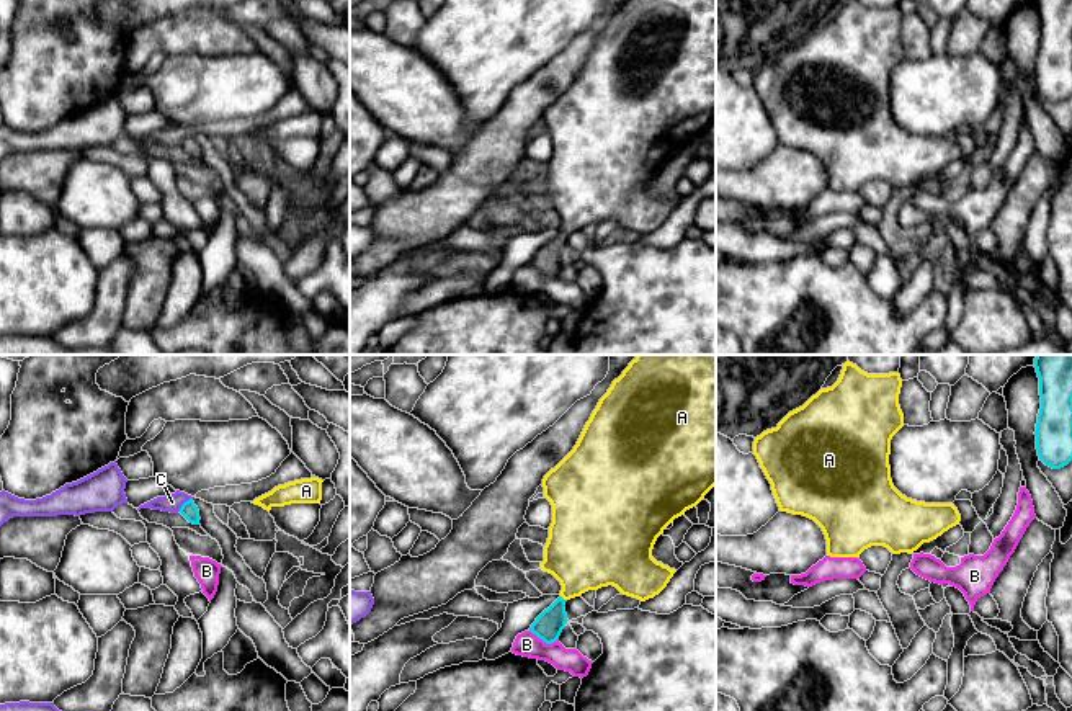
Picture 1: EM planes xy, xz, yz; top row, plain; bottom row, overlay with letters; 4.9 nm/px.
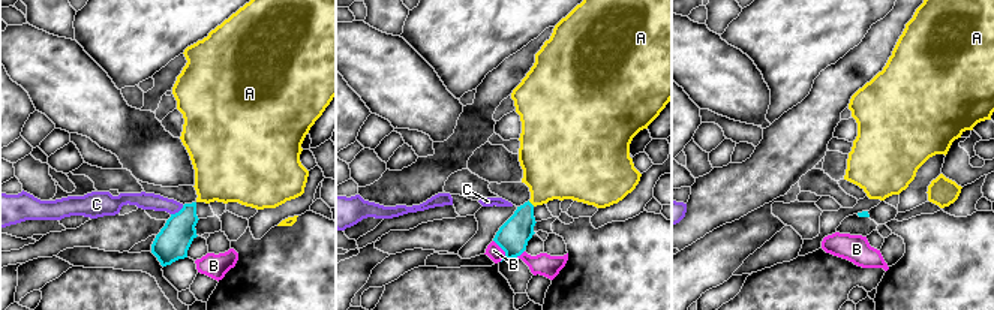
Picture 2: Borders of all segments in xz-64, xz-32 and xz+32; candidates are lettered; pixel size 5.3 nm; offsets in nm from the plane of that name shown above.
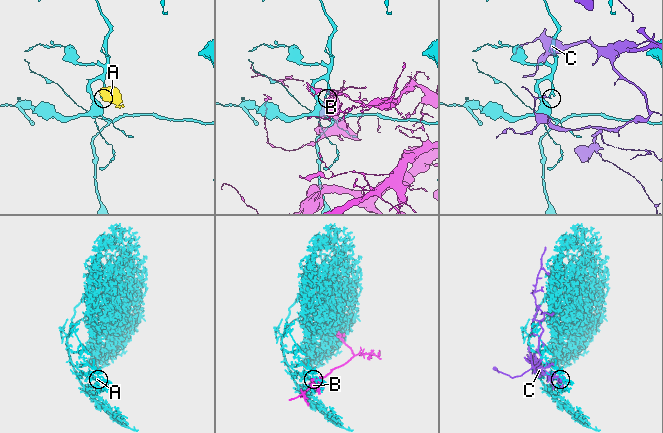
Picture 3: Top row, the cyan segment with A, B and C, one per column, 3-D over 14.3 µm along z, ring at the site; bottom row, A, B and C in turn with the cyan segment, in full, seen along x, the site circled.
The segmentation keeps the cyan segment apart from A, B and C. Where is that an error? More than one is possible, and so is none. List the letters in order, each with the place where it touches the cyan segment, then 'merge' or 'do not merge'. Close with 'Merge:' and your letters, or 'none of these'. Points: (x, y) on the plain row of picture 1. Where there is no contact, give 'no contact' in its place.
A: meets cyan in xz at (562, 232); merge
B: meets cyan in xz at (544, 275); do not merge
C: meets cyan in xy at (183, 138); do not merge
Merge: A

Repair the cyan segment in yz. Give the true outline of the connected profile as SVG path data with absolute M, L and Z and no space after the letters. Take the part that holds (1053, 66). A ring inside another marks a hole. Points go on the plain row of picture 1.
M1034 0L1041 42L1036 57L1039 93L1061 103L1072 95L1072 0Z

